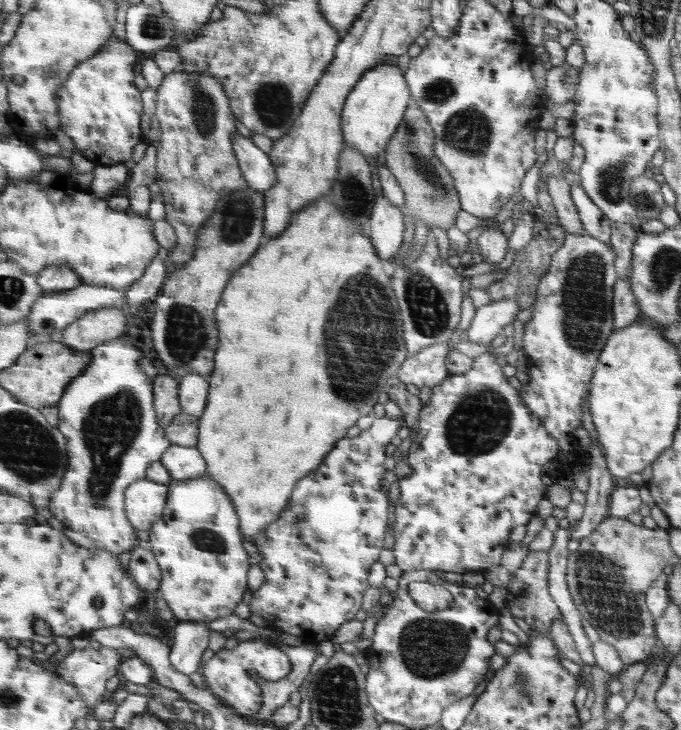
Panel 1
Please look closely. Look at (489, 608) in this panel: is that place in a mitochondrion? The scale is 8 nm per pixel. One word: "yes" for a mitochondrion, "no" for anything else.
no

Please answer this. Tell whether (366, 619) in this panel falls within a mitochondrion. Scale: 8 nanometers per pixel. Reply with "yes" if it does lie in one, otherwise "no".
no

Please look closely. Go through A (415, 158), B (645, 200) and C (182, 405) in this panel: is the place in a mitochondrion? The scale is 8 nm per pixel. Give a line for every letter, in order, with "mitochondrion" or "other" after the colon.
A: mitochondrion
B: mitochondrion
C: other

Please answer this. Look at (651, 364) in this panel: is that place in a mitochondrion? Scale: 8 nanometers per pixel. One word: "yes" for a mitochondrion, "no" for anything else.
no

